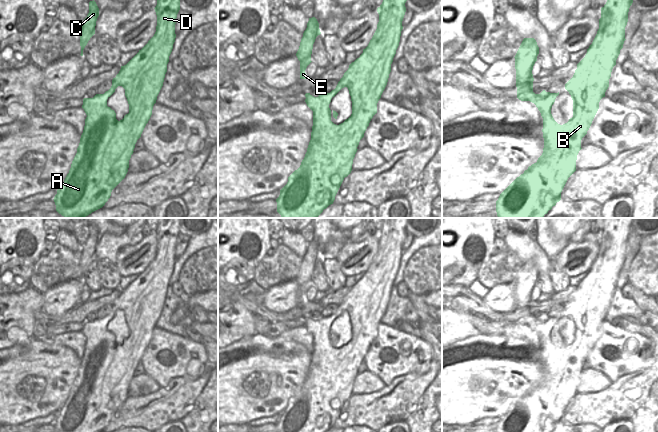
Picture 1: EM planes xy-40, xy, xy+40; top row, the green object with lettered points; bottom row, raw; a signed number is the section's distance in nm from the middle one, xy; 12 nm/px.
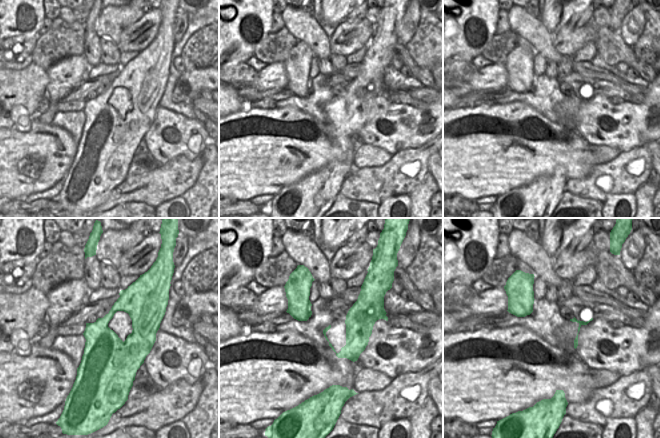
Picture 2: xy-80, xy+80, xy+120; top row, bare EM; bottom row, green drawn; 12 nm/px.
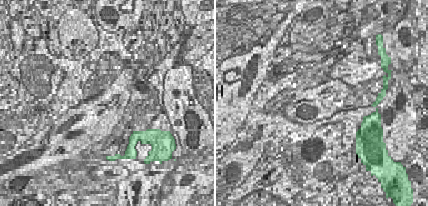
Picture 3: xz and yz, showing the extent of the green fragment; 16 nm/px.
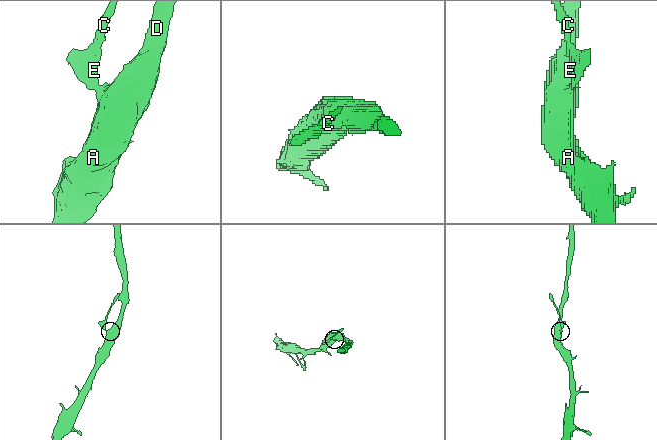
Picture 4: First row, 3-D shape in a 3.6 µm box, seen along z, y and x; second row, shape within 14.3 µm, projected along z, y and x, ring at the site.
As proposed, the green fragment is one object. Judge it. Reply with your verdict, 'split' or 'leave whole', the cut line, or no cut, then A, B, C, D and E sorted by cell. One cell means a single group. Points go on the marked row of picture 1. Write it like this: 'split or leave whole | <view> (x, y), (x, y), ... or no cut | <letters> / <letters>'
split | xy+40 (538, 94), (535, 94), (528, 100) | A B D / C E

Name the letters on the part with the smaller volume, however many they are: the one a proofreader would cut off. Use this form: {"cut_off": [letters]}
{"cut_off": ["C", "E"]}

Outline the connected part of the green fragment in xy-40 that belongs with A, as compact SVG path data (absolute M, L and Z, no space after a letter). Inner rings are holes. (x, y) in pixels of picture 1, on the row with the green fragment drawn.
M157 0L154 9L157 15L154 36L126 65L121 66L108 91L83 99L82 108L87 115L84 130L69 173L53 199L56 211L64 217L83 218L102 208L110 198L112 190L128 172L135 144L152 115L153 106L163 86L176 38L175 24L180 0ZM118 86L125 89L129 104L129 113L120 121L116 119L115 111L107 106L107 99Z

